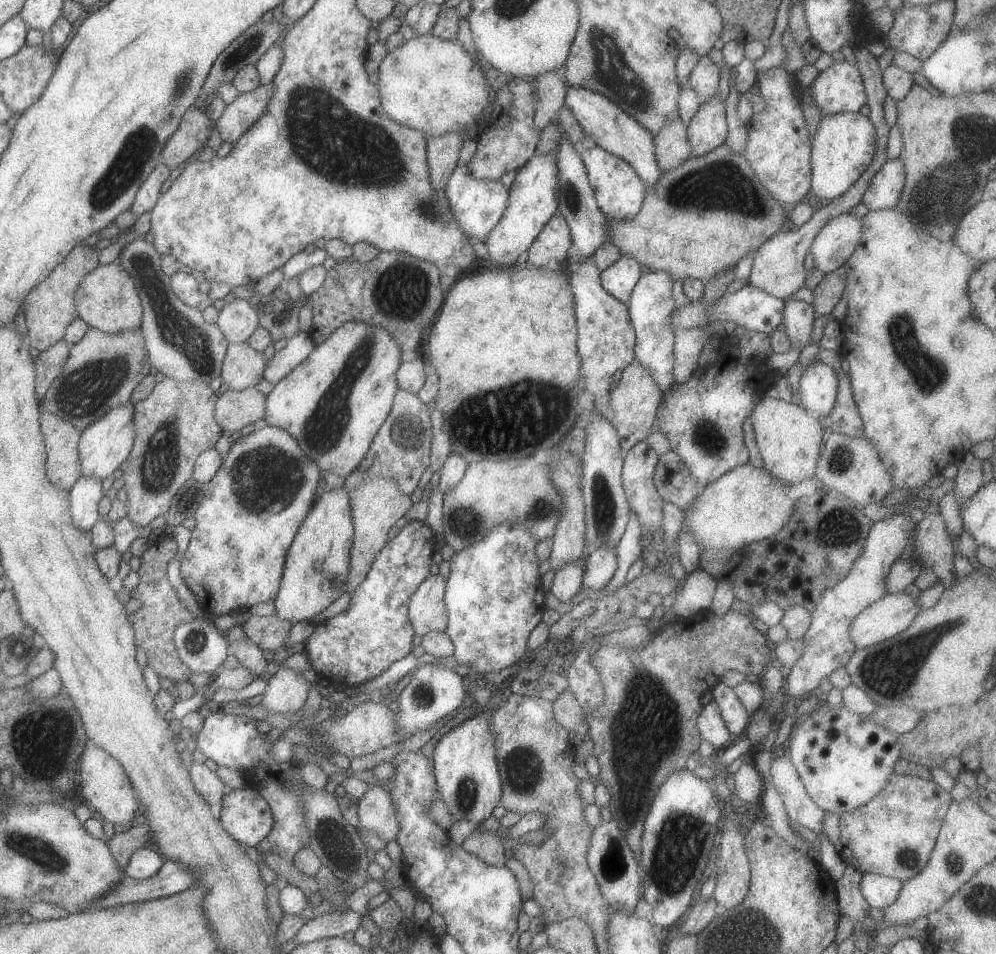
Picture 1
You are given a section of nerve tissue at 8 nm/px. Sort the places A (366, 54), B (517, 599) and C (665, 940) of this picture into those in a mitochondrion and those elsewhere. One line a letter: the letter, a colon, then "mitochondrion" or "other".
A: other
B: other
C: other

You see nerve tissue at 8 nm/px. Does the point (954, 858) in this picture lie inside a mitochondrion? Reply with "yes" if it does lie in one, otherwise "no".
yes

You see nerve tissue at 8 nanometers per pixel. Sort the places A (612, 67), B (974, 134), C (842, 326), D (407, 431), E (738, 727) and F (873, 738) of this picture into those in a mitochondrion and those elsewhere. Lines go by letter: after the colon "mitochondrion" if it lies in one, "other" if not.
A: mitochondrion
B: mitochondrion
C: other
D: mitochondrion
E: other
F: other

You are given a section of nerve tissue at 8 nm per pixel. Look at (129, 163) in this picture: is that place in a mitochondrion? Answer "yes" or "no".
yes

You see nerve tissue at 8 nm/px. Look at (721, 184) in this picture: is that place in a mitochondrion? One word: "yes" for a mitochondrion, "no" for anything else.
yes

